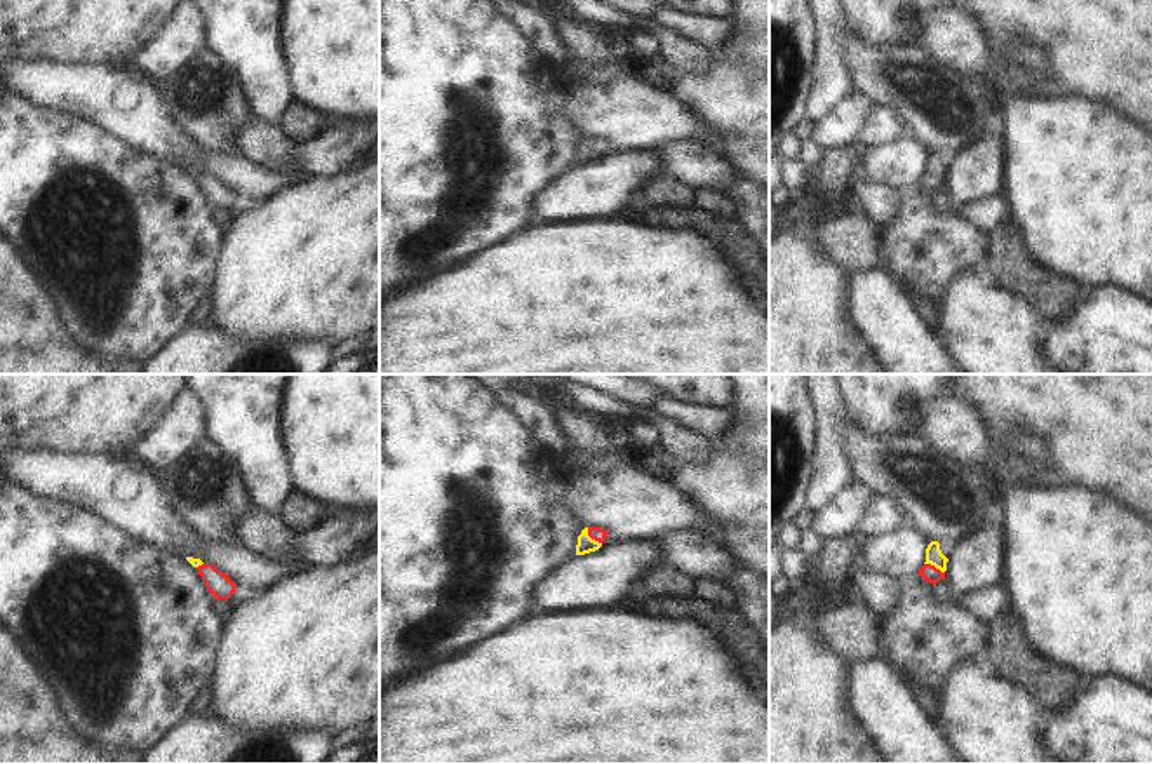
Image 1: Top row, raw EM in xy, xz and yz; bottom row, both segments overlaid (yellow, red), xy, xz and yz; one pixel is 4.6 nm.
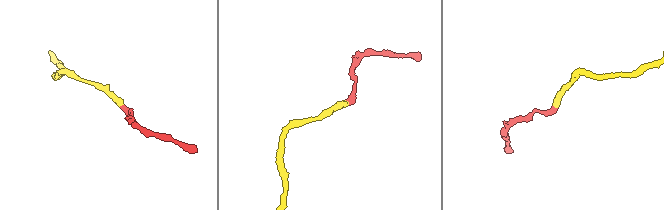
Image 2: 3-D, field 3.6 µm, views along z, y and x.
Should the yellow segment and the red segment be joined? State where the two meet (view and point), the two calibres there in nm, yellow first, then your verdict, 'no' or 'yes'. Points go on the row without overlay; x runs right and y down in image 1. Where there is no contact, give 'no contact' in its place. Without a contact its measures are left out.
contact xz (590, 148); calibres 80 and 70 nm; yes

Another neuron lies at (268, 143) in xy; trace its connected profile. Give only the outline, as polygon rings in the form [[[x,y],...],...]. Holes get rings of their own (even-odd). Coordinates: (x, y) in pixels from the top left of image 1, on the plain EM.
[[[254,117],[240,127],[235,144],[240,146],[242,155],[275,171],[287,172],[291,158],[301,143],[289,136],[280,124]]]

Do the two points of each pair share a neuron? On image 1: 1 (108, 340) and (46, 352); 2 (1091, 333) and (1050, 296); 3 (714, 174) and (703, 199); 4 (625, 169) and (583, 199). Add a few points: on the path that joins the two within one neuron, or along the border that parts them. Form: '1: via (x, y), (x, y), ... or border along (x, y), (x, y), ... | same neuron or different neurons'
1: border along (60, 312), (66, 328), (84, 345), (103, 355) | different neurons
2: border along (1088, 293), (1088, 298), (1071, 315), (1048, 322) | different neurons
3: border along (696, 188), (712, 188), (723, 194) | different neurons
4: via (615, 180), (606, 188), (594, 190) | same neuron

